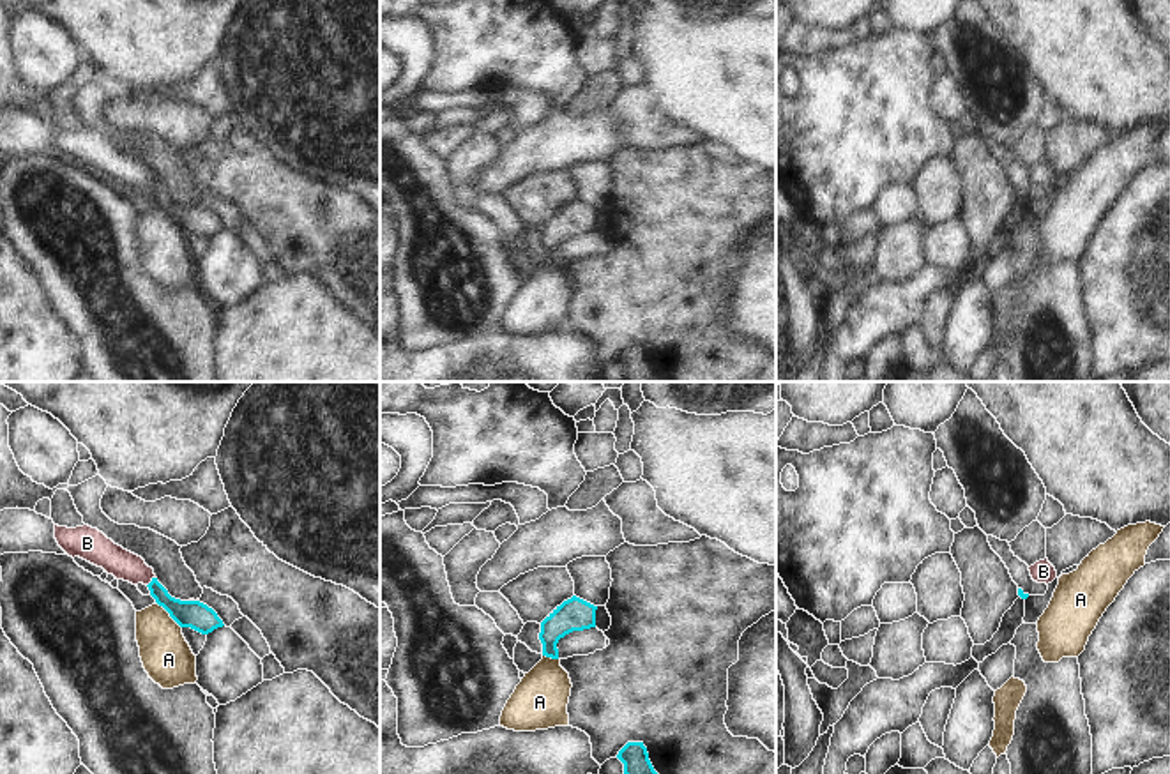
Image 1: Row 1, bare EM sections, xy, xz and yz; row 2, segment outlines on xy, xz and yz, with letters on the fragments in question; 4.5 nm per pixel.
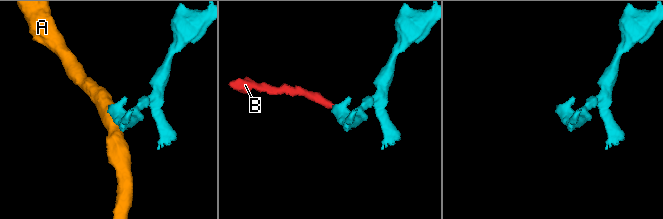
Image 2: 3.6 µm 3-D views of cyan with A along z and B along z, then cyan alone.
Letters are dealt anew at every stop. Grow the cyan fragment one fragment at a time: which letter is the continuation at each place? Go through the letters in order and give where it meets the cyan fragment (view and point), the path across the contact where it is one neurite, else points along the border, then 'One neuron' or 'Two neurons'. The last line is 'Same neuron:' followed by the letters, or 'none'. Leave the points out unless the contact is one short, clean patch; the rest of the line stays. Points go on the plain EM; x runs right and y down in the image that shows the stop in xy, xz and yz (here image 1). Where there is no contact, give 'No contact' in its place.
A: Touches cyan at xy (170, 220). Boundary: xy (156, 205), (181, 232). Two neurons
B: Touches cyan at xy (151, 186). Path across: xy (188, 218), (175, 212), (151, 186), (142, 177), (113, 163). One neuron
Same neuron: B.

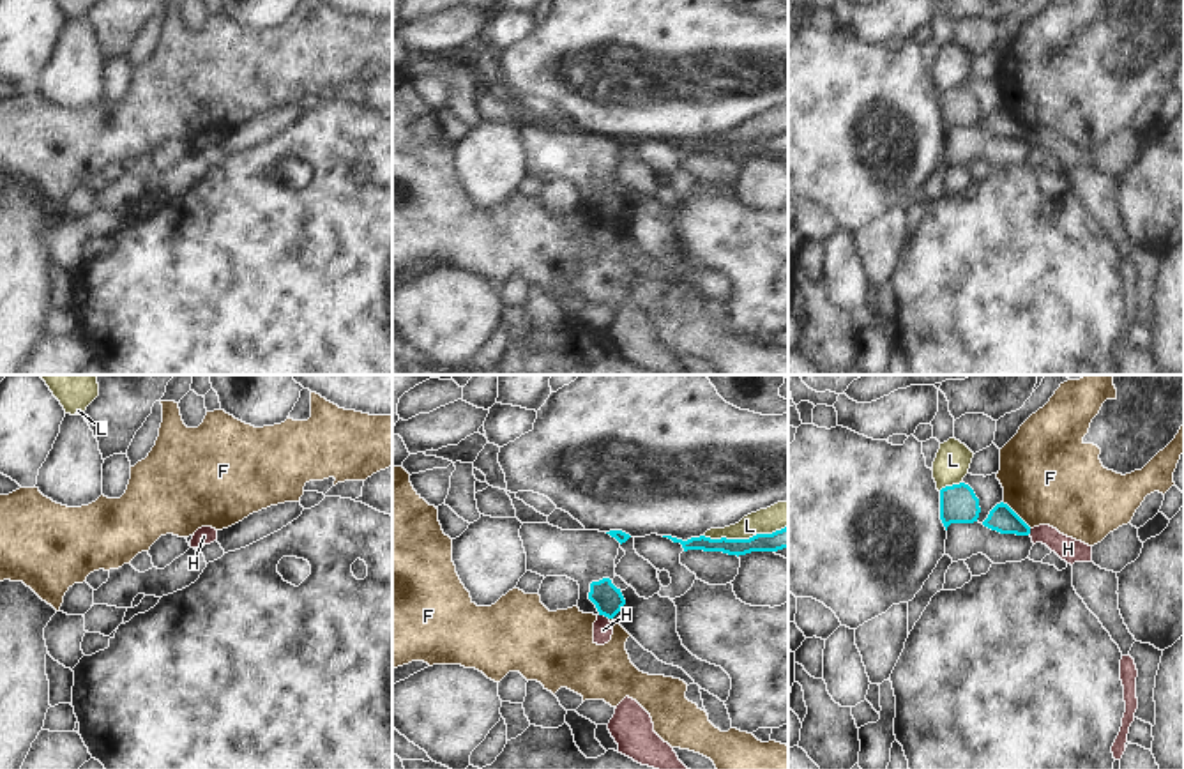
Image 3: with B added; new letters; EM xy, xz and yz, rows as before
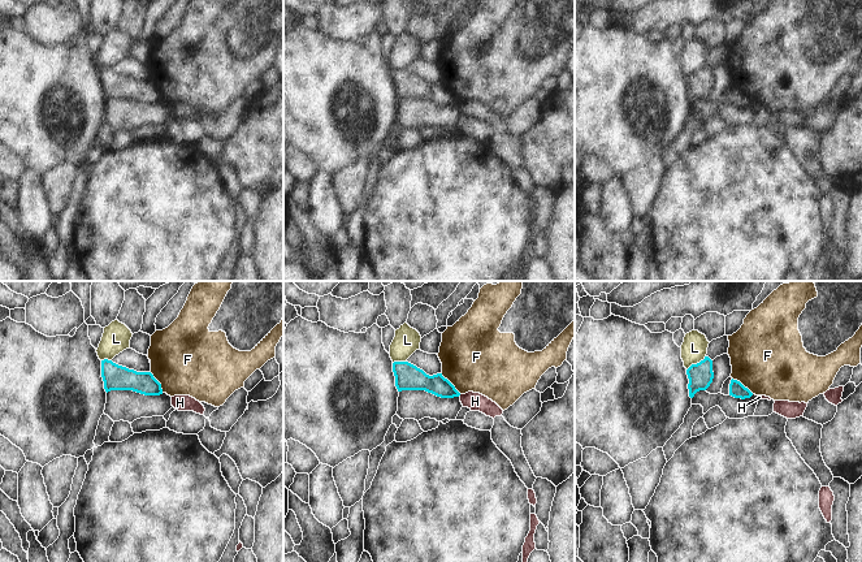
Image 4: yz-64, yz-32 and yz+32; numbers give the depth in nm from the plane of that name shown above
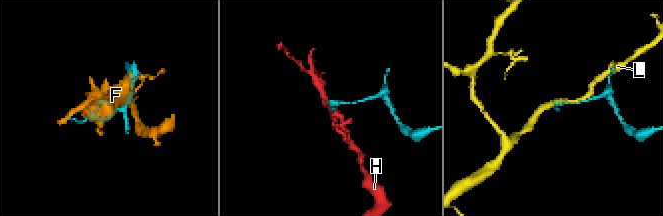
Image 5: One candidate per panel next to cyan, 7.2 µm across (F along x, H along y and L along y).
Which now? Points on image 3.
F: Touches cyan at yz (1015, 117). Boundary: yz (1002, 106), (1031, 131). Two neurons
H: Touches cyan at xz (605, 220). Boundary: xz (599, 218), (608, 223). Two neurons
L: Touches cyan at xz (744, 144). Two neurons
Same neuron: none.

